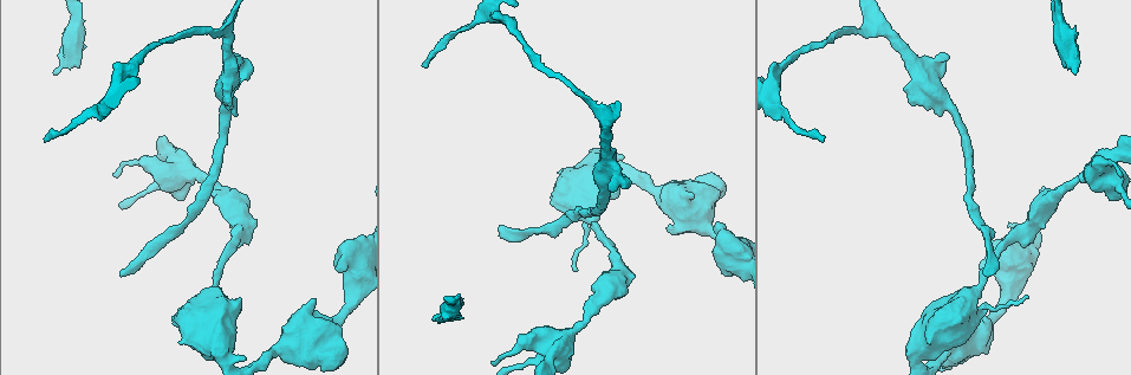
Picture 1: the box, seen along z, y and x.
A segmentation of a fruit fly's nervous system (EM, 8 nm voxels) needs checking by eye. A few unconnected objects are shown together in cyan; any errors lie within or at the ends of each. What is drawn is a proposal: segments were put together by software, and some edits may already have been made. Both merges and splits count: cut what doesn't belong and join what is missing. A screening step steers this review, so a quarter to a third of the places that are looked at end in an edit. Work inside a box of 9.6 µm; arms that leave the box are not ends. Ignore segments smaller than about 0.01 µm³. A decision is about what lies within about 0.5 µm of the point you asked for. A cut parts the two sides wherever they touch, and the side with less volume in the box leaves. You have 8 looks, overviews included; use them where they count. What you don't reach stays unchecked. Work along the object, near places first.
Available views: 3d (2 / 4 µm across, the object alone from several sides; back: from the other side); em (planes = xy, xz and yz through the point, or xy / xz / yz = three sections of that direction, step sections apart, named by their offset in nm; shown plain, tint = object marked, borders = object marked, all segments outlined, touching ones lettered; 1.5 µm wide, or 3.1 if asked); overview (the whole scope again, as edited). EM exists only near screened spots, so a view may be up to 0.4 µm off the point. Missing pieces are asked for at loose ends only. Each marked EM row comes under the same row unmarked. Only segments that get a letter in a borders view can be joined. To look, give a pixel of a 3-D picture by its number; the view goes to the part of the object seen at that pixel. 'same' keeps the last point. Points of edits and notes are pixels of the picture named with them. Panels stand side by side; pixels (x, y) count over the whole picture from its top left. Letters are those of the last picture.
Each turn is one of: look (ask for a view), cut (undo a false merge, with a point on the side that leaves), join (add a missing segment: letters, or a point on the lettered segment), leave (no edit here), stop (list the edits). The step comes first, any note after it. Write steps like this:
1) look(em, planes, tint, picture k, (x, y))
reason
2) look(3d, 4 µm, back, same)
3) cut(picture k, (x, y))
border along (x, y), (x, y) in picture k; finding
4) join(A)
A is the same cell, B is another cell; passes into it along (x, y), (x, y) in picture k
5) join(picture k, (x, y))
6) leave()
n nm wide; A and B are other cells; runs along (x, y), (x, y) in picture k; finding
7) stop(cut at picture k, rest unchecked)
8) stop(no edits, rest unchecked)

look(3d, 4 µm, back, picture 1, (507, 20))
thick turns thin

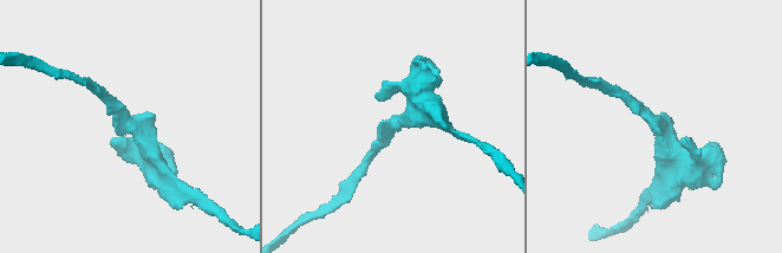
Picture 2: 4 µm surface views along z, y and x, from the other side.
look(em, planes, borders, picture 2, (129, 125))

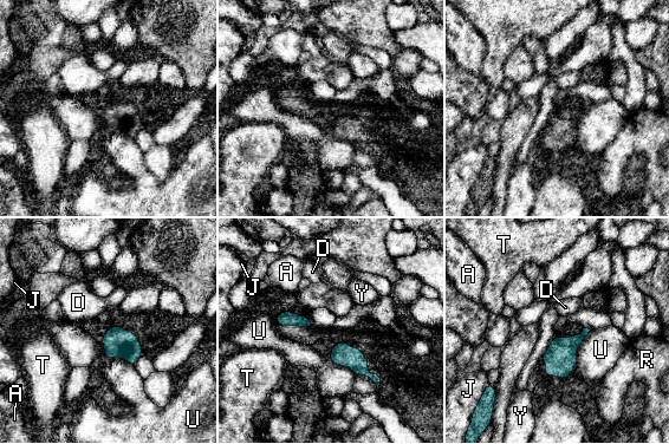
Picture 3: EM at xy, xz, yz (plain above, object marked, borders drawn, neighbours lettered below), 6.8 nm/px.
leave()
110 nm wide; U touches over 340 nm; A, D, J, R, T, U and Y are other cells; one cell here

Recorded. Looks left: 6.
look(3d, 4 µm, picture 1, (45, 139))
tapers out

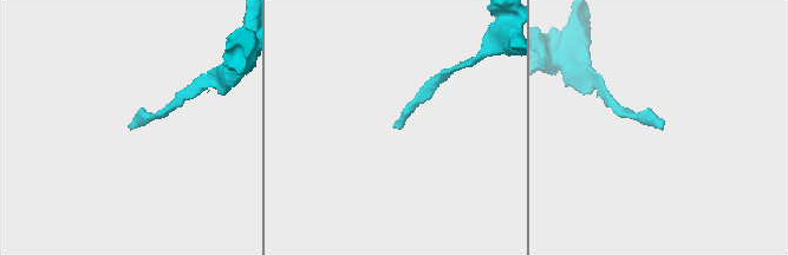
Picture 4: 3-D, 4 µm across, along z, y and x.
look(em, planes, borders, picture 4, (395, 127))
need the tissue

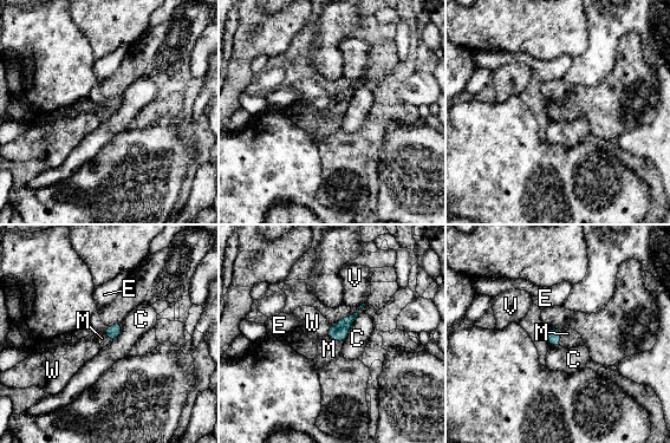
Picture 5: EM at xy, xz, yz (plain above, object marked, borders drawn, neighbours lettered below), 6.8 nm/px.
join(M)
M is the same cell, C, E, V and W are other cells; the cell continues

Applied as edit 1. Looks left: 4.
look(overview)

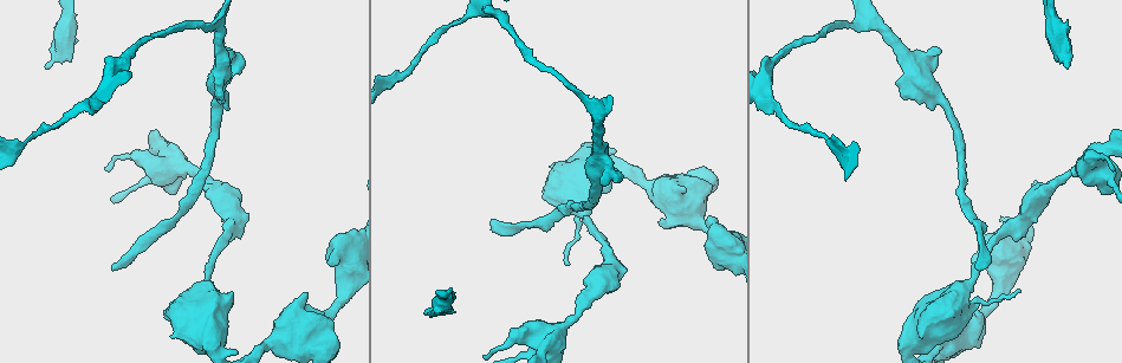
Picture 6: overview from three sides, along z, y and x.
look(3d, 4 µm, back, picture 6, (943, 102))
sudden change in width

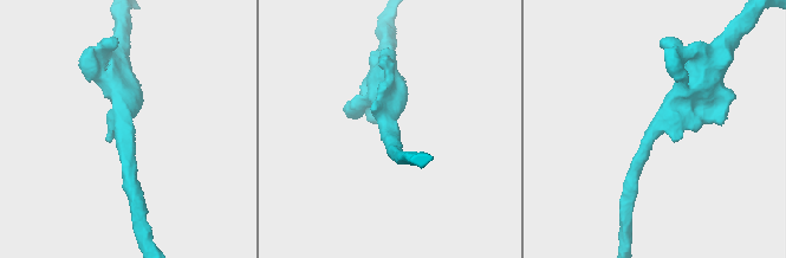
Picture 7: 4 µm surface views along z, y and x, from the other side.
look(em, planes, tint, picture 7, (123, 129))
arms of 220, 420 nm; now the EM

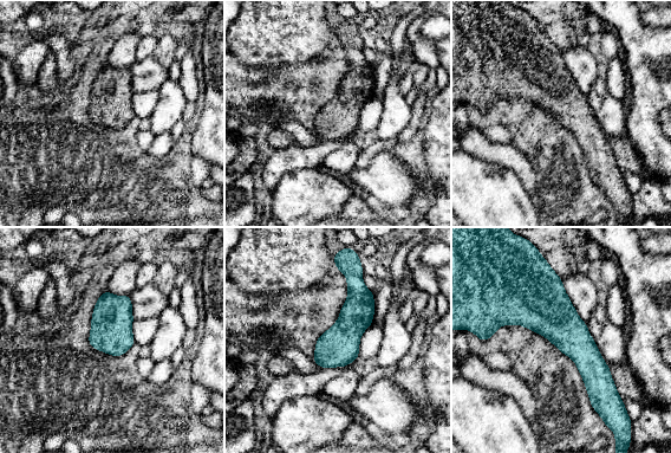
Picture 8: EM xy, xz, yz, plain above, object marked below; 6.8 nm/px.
look(em, planes, borders, same)

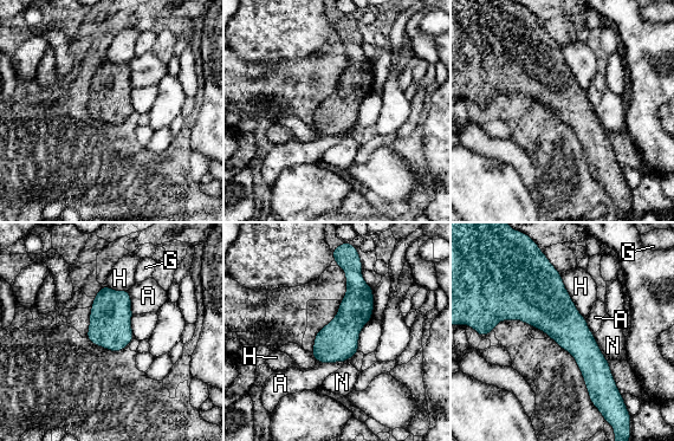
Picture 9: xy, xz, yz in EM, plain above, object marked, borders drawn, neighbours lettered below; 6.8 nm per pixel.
leave()
280 nm wide; A, G, H and N are other cells; one cell here

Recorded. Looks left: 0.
stop(join at picture 5, rest unchecked)

